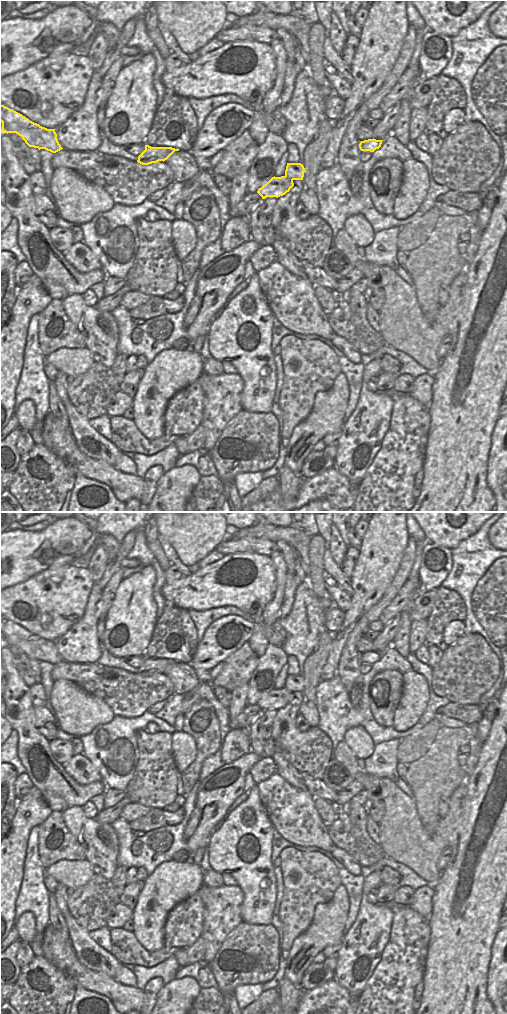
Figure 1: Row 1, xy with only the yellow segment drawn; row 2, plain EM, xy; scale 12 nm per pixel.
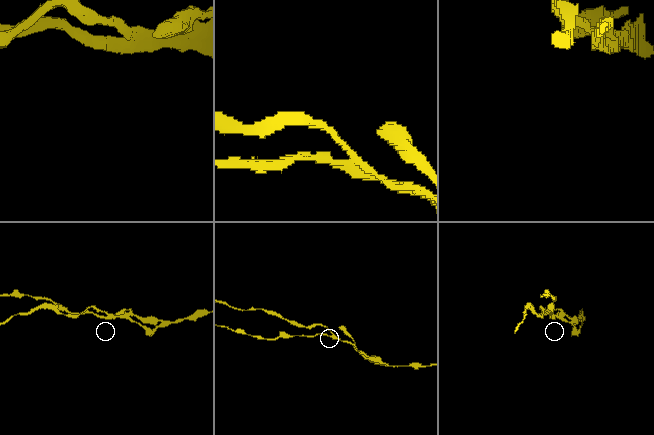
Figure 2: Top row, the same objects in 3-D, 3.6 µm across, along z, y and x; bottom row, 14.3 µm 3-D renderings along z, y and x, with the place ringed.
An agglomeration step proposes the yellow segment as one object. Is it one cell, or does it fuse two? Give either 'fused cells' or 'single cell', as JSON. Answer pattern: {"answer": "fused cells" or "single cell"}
{"answer": "fused cells"}

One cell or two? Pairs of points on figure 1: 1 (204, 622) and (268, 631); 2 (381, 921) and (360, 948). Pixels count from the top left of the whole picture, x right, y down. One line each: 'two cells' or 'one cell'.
1: two cells
2: one cell

